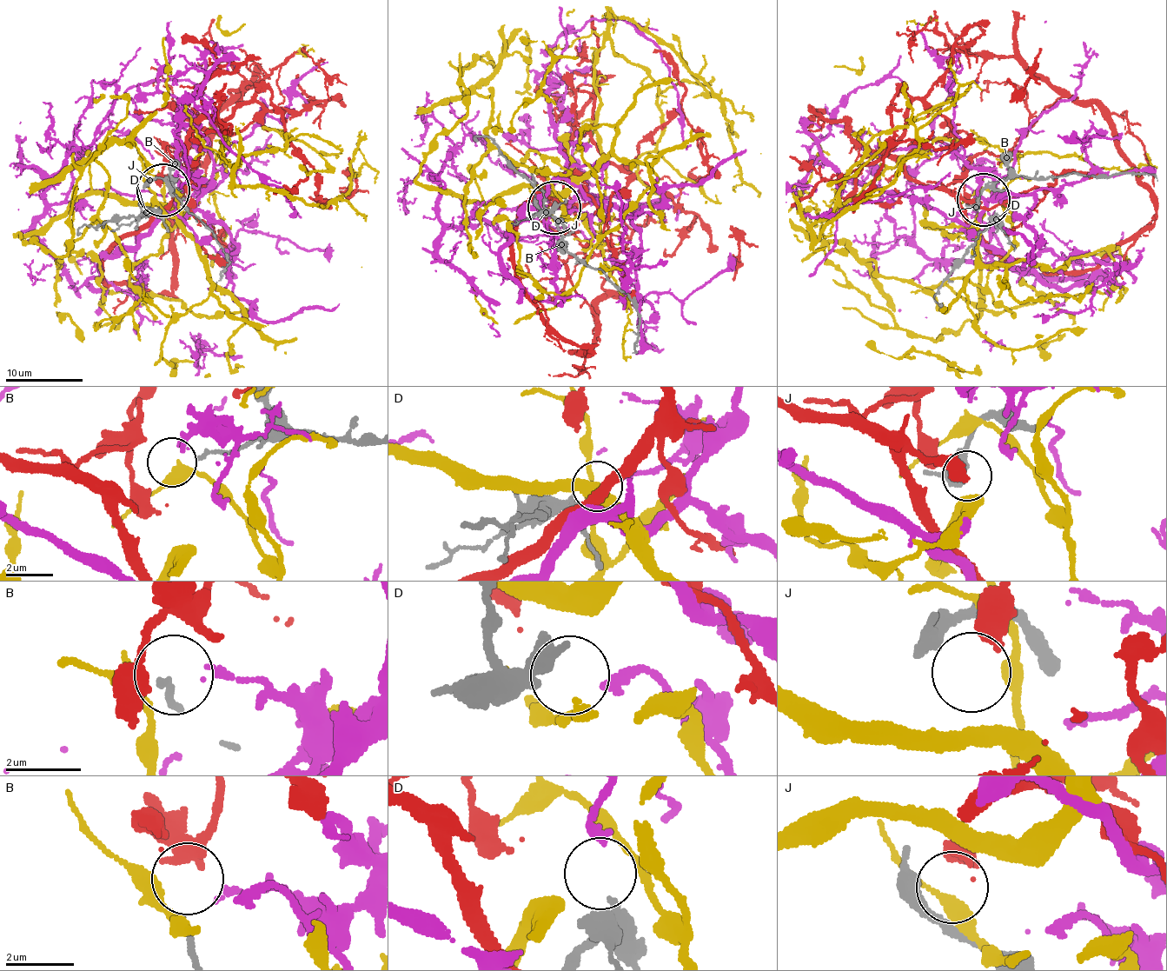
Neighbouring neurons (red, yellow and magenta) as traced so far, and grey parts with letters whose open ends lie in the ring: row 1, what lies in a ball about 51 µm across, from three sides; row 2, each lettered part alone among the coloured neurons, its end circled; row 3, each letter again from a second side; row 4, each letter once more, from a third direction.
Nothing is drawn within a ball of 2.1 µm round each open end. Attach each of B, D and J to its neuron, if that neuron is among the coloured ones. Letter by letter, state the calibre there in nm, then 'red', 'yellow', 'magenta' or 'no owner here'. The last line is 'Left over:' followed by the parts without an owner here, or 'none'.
B: 160 nm | no owner here
D: 240 nm | magenta
J: 400 nm | no owner here
Left over: B, J

